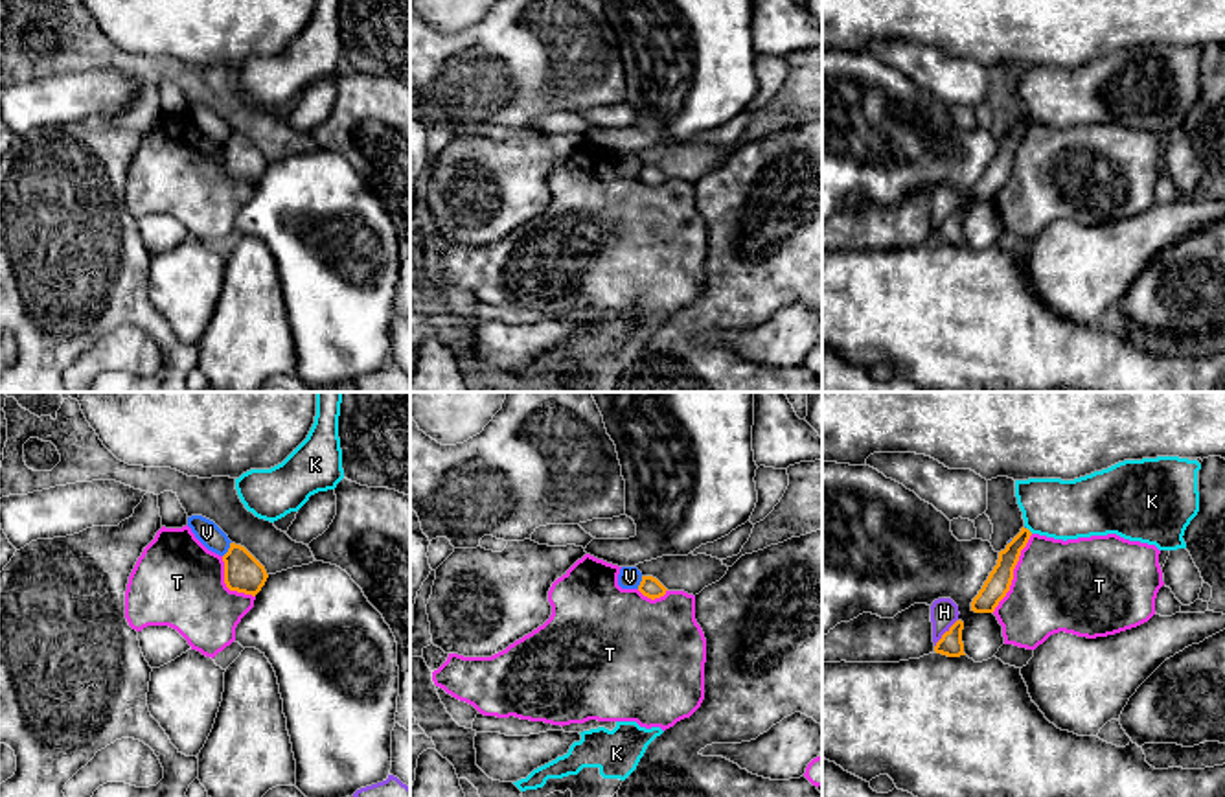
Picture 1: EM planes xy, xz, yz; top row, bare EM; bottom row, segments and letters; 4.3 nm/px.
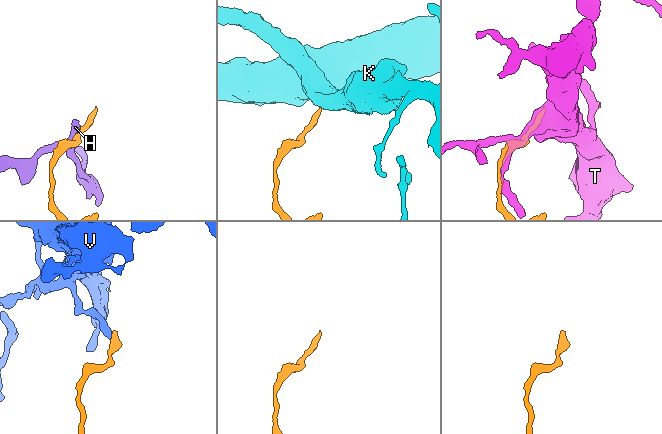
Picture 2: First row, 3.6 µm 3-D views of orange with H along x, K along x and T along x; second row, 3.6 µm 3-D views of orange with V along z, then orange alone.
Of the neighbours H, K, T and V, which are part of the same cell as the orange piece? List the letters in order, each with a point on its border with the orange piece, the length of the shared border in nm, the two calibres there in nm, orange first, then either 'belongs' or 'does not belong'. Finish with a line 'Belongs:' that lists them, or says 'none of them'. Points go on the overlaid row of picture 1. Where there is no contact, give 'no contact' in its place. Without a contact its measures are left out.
H: yz (944, 634) | 160 nm | 100/120 nm | does not belong
K: yz (1029, 531) | 40 nm | 100/260 nm | does not belong
T: yz (1012, 573) | 380 nm | 110/400 nm | does not belong
V: xy (228, 549) | 80 nm | 170/100 nm | does not belong
Belongs: none of them

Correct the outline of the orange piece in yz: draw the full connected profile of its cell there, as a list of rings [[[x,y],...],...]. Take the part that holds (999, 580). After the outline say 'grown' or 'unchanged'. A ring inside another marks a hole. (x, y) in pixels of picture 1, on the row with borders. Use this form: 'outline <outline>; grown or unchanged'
outline [[[1023,526],[1021,532],[1006,545],[1006,549],[999,552],[997,565],[993,567],[982,589],[971,602],[971,611],[975,613],[993,613],[995,611],[999,602],[1010,591],[1010,585],[1013,580],[1013,569],[1030,536],[1032,532]]]; unchanged

